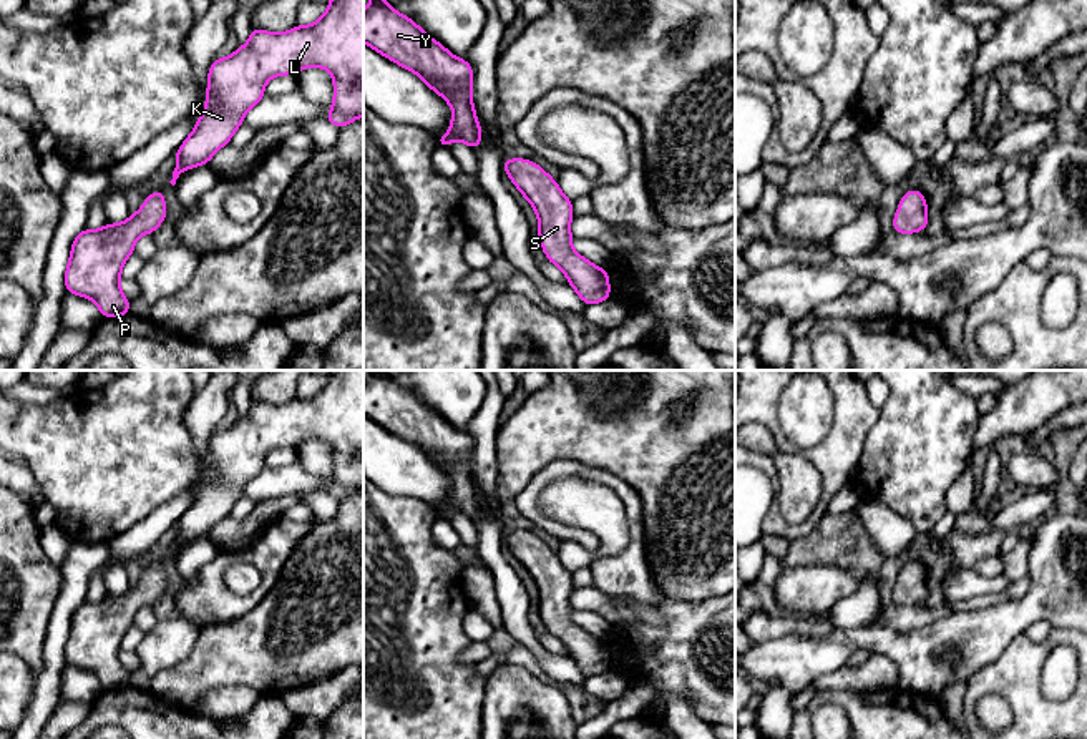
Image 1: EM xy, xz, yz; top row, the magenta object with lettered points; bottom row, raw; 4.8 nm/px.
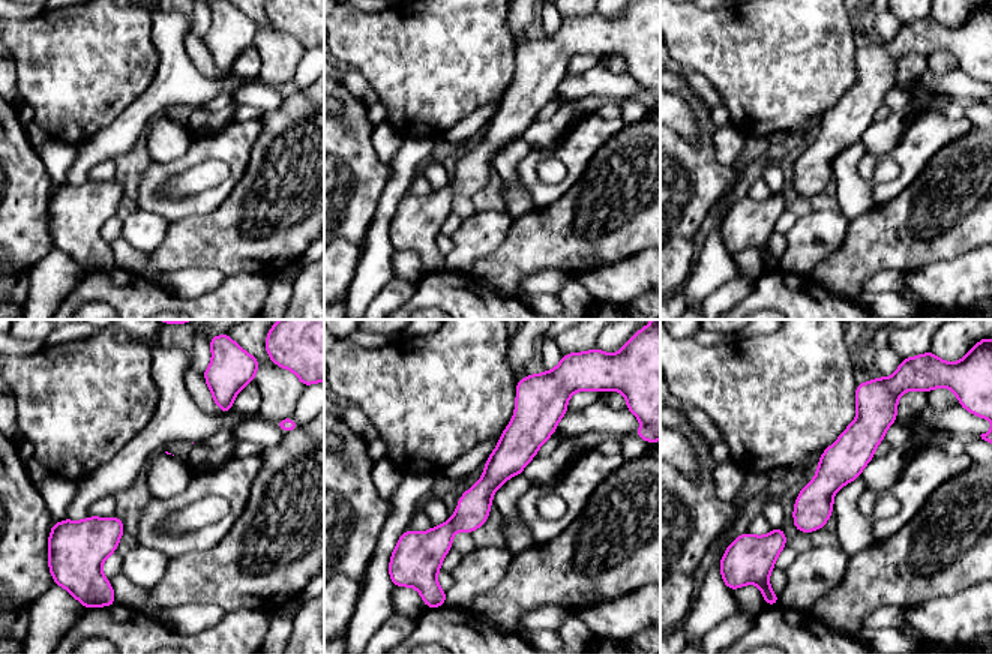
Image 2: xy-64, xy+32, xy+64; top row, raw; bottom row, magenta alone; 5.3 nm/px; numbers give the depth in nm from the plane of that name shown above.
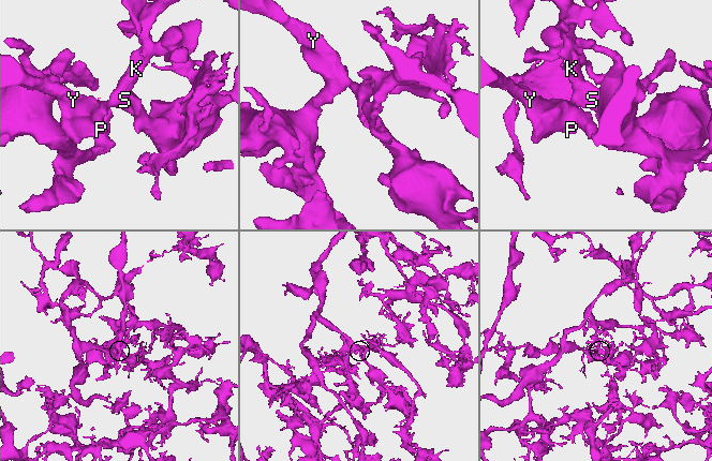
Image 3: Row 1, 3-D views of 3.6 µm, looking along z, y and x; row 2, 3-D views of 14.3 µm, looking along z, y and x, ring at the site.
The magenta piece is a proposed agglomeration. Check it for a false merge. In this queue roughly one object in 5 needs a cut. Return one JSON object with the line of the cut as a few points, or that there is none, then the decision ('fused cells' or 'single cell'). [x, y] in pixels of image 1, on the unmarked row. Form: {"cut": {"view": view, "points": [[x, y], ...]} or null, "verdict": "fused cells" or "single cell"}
{"cut": null, "verdict": "single cell"}

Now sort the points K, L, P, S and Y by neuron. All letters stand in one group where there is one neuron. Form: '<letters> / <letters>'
K L P S Y

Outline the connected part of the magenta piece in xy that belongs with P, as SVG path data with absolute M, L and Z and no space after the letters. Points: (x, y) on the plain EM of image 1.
M158 561L124 595L83 601L71 616L66 664L91 671L103 689L129 686L129 671L119 661L123 636L133 626L136 611L154 604L166 586L164 563Z

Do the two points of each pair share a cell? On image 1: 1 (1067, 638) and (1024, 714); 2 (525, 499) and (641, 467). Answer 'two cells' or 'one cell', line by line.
1: one cell
2: two cells

